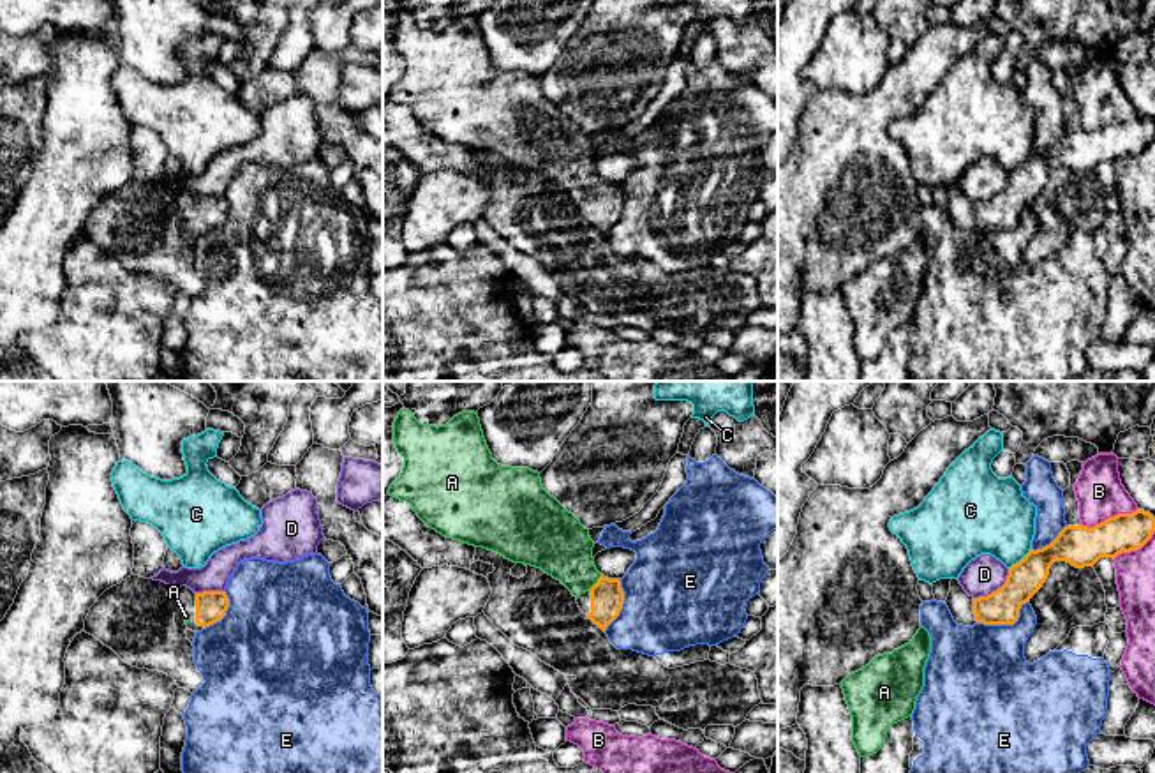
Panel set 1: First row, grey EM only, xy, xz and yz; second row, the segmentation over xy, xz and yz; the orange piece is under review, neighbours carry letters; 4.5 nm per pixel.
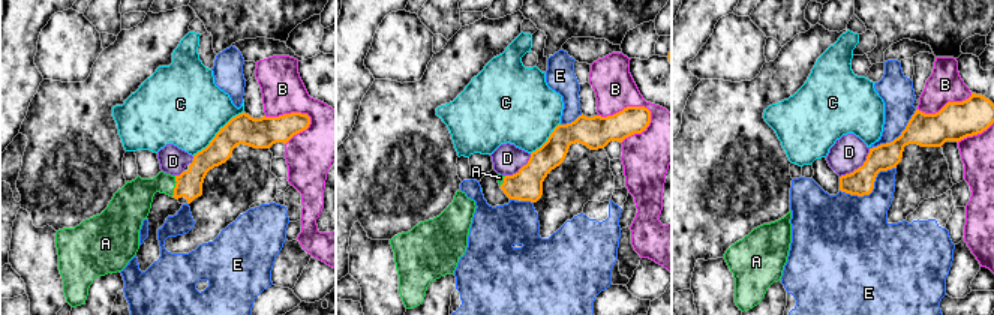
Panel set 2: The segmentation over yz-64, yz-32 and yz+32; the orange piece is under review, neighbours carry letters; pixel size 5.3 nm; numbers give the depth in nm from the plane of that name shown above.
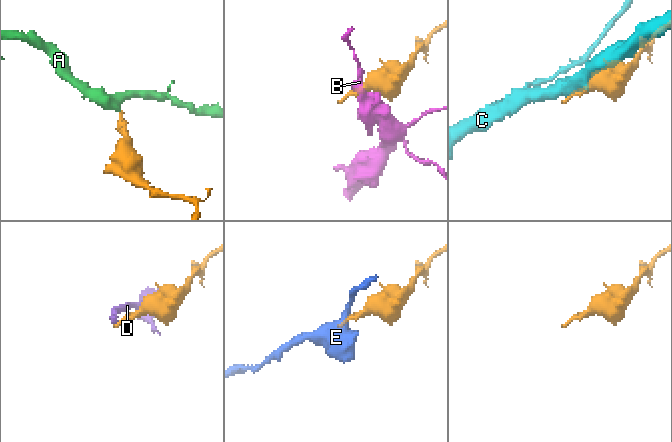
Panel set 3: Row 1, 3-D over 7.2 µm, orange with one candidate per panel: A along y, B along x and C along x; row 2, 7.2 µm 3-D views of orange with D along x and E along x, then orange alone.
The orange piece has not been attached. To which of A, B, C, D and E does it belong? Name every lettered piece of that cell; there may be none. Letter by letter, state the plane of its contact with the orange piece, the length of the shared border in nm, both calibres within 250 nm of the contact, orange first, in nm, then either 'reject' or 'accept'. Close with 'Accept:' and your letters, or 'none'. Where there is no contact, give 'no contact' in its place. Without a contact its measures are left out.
A: contact in xz; length 90 nm; calibres 160 and 280 nm; accept
B: contact in yz; length 280 nm; calibres 190 and 220 nm; reject
C: contact in yz; length 140 nm; calibres 160 and 360 nm; reject
D: contact in yz; length 220 nm; calibres 160 and 170 nm; reject
E: contact in yz; length 260 nm; calibres 160 and 420 nm; reject
Accept: A

